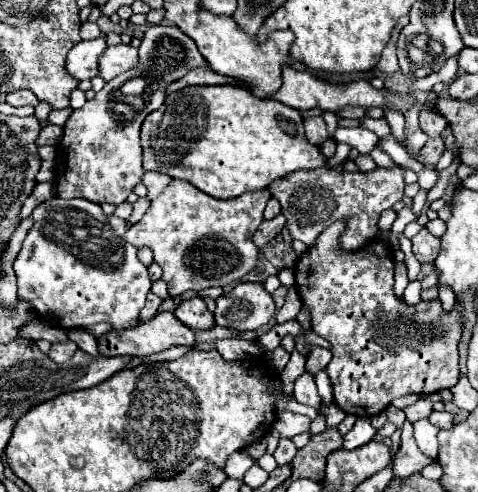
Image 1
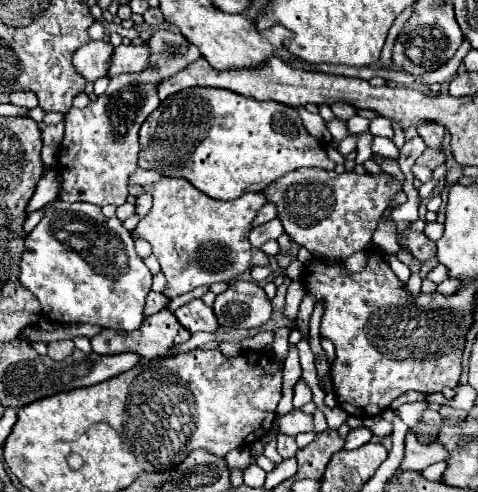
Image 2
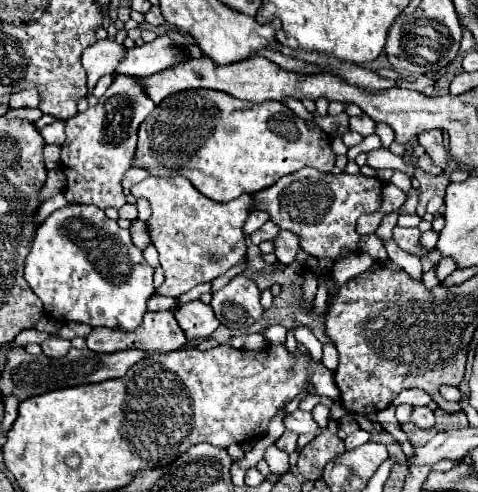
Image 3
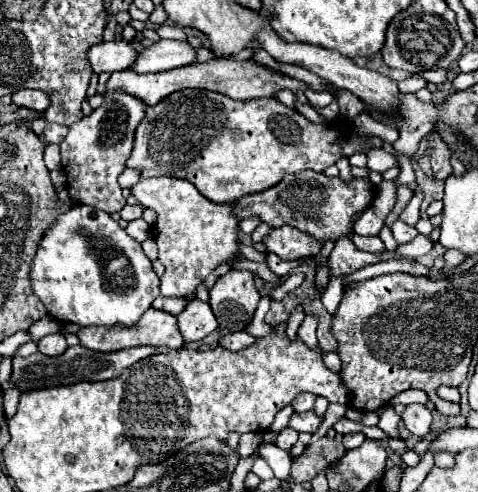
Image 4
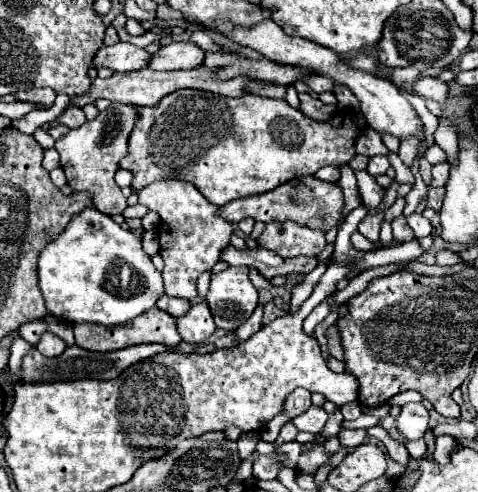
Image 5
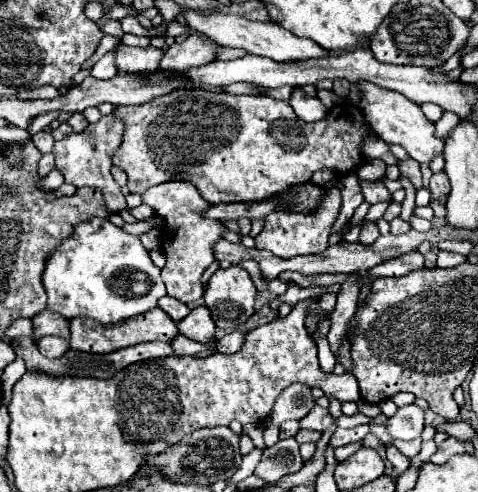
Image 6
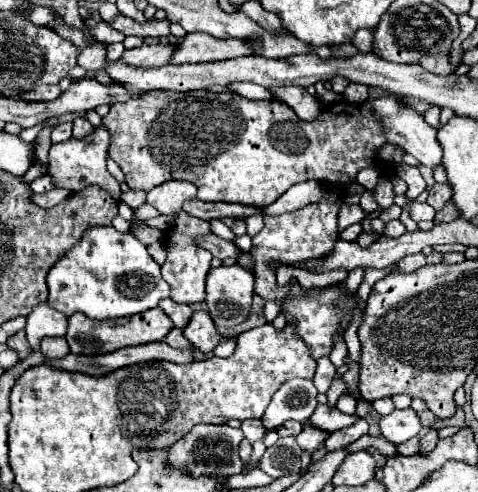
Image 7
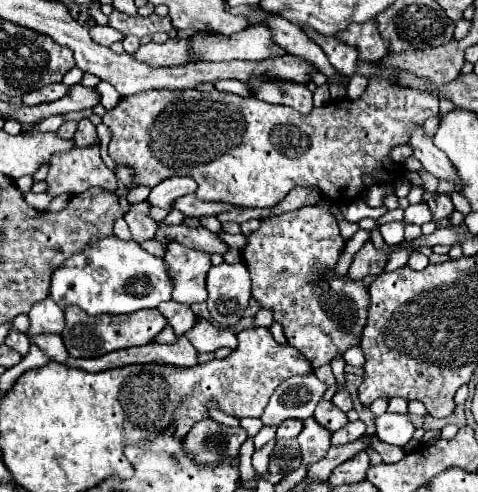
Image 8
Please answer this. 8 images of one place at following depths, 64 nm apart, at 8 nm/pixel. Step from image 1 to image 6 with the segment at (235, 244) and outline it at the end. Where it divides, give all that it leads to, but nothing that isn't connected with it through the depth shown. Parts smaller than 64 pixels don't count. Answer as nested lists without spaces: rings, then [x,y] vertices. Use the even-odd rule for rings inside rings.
[[[162,182],[148,188],[142,194],[142,202],[148,204],[158,216],[164,218],[162,226],[162,252],[166,258],[166,266],[162,268],[162,280],[166,284],[168,296],[190,304],[204,296],[200,286],[202,272],[216,260],[214,258],[214,244],[222,238],[226,230],[220,220],[210,220],[202,216],[210,204],[198,194],[194,184],[188,182]]]

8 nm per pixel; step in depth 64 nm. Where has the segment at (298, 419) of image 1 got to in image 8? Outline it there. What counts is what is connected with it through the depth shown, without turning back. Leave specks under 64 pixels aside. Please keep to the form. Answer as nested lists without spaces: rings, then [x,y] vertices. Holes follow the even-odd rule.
[[[326,400],[318,402],[316,412],[314,412],[314,420],[330,432],[336,432],[344,424],[348,424],[348,416],[342,410],[338,410],[332,402],[326,402]]]

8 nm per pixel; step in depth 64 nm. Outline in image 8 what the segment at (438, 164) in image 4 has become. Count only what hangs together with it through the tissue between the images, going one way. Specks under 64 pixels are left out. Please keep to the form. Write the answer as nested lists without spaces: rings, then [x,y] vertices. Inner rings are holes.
[[[436,194],[434,196],[434,200],[428,200],[426,202],[428,206],[430,206],[430,210],[432,210],[432,214],[434,214],[434,222],[438,222],[438,220],[444,220],[444,218],[448,218],[452,212],[454,212],[454,204],[452,204],[452,200],[450,200],[450,194]]]

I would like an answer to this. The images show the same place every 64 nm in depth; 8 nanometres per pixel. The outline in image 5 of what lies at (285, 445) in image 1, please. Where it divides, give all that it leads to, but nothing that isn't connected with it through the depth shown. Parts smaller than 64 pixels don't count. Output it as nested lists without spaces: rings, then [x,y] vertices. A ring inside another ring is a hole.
[[[288,422],[288,424],[282,428],[282,432],[280,432],[280,436],[278,436],[278,440],[276,440],[274,444],[276,444],[276,446],[284,446],[286,442],[292,442],[292,440],[296,440],[296,434],[298,434],[296,426]]]

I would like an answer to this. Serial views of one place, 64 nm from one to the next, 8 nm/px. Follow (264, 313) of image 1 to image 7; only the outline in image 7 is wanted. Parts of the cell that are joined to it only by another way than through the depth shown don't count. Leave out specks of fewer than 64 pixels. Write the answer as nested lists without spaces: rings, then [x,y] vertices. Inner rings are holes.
[[[240,264],[212,268],[206,278],[206,304],[218,328],[234,328],[250,314],[254,274]]]

